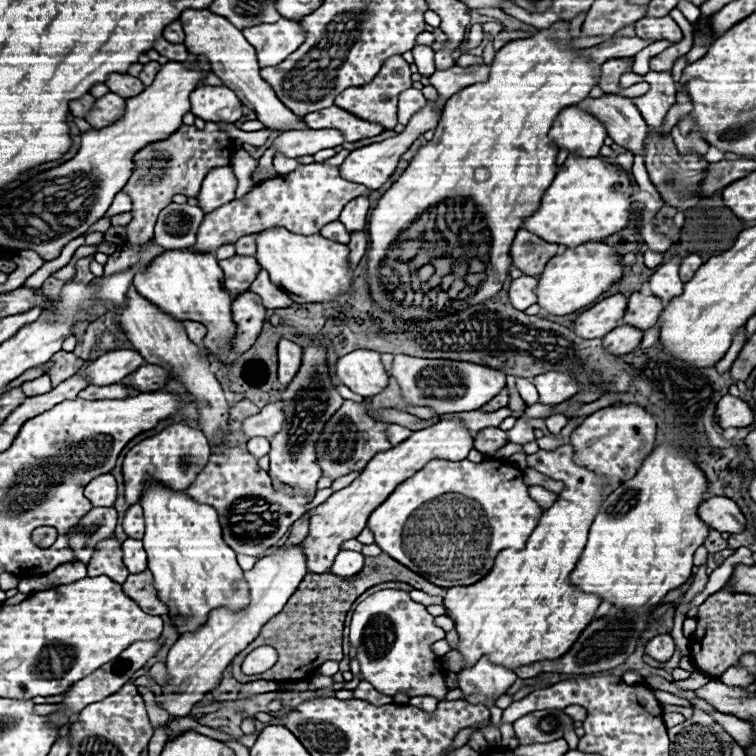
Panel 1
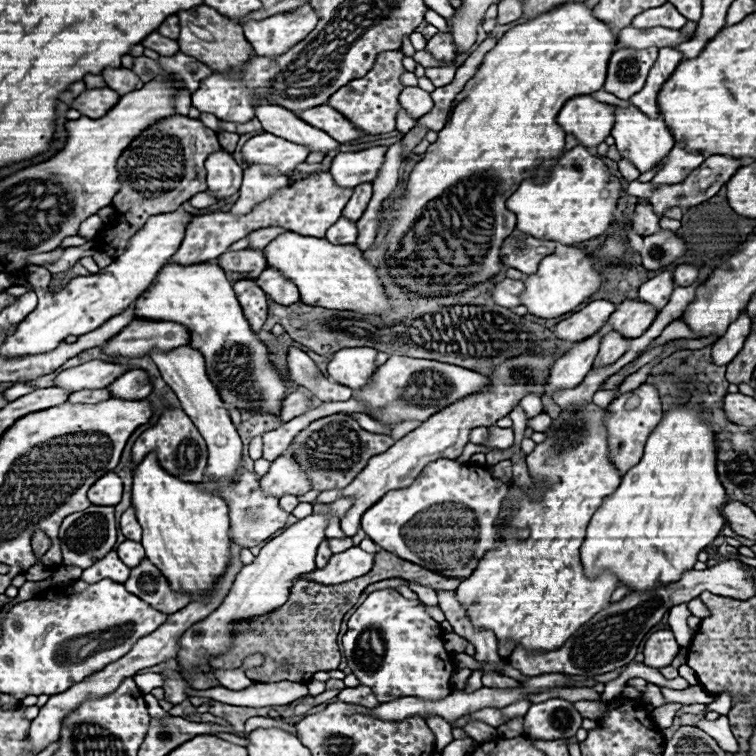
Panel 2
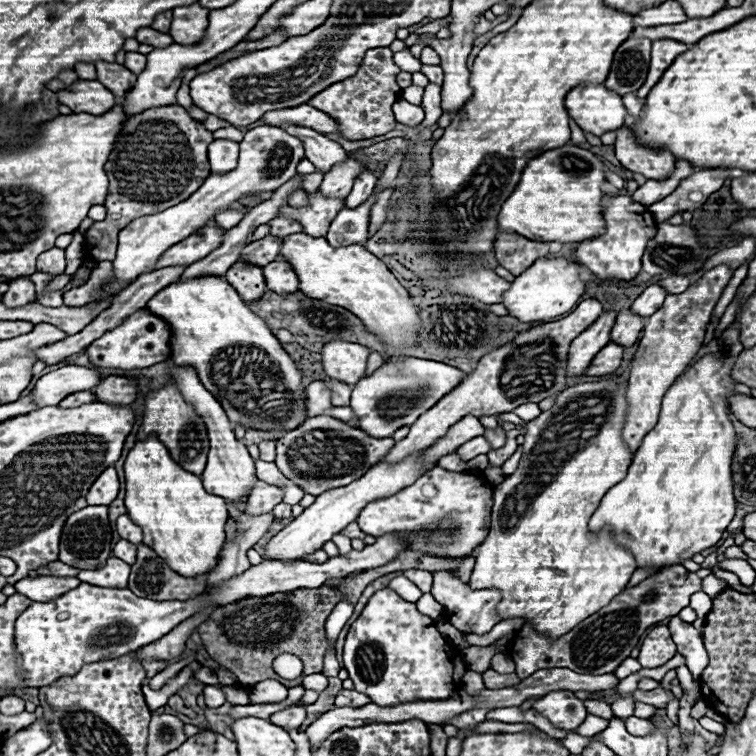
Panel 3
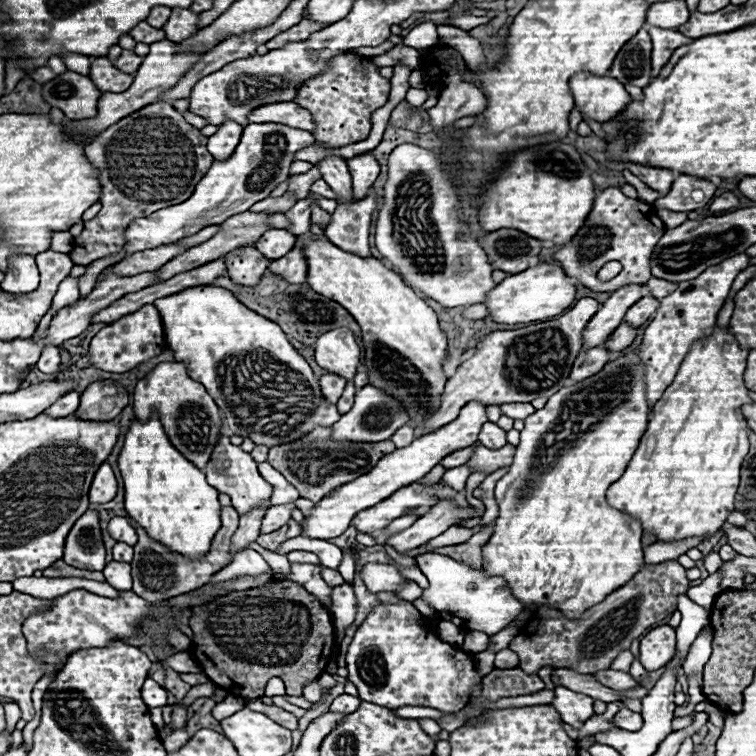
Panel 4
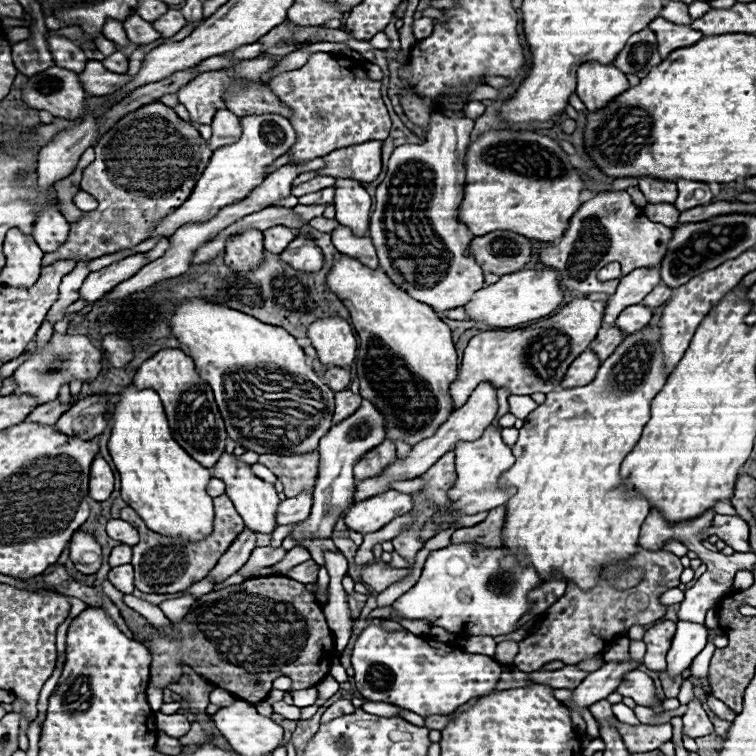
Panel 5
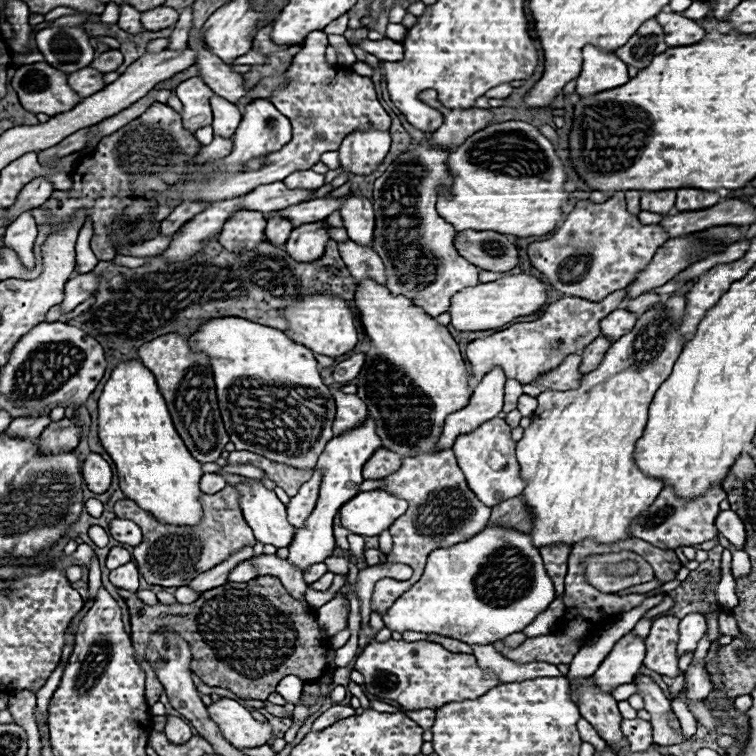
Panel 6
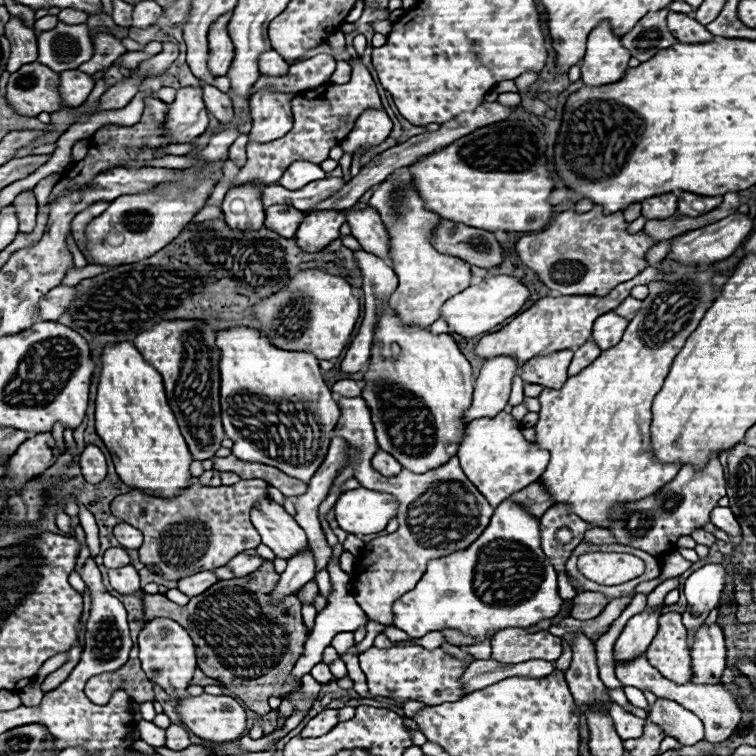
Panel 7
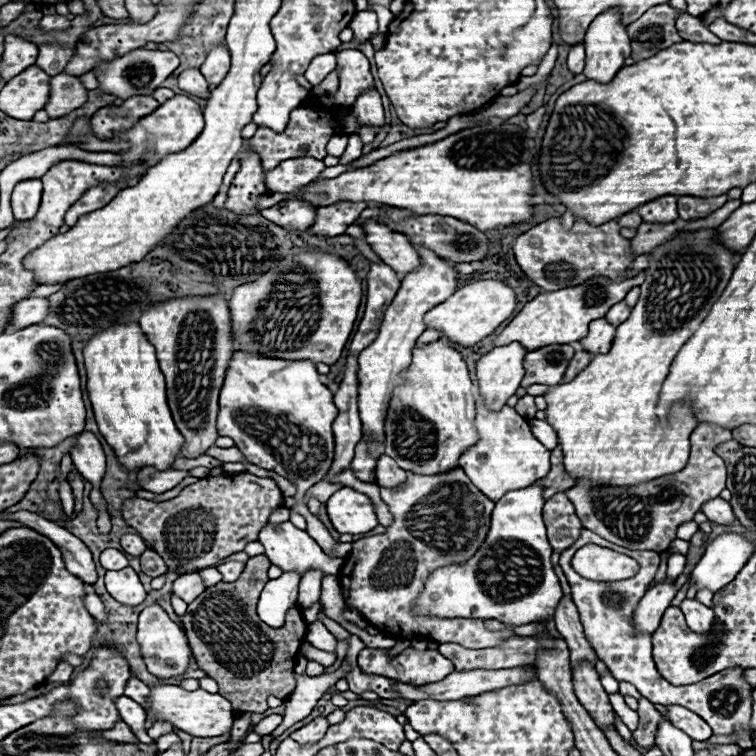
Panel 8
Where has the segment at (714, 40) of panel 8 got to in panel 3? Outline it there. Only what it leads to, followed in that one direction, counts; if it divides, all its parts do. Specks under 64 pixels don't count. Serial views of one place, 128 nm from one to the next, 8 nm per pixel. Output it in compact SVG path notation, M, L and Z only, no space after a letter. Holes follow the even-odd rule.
M654 40L652 42L652 62L650 62L650 70L648 70L648 78L644 82L644 86L638 90L638 98L642 100L642 104L646 104L646 96L652 90L652 86L658 82L658 78L662 78L664 70L674 62L674 58L682 52L688 50L688 44L682 42L674 42L674 40Z

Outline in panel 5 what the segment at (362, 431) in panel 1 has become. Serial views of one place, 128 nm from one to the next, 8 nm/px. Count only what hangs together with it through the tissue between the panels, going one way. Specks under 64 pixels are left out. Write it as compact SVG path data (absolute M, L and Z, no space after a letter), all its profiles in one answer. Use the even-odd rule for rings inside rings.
M384 440L370 452L366 452L356 464L354 464L354 478L372 478L374 474L380 474L390 462L394 462L396 456L396 446L390 440ZM318 450L310 454L290 454L290 456L262 454L258 462L268 466L278 476L278 480L284 484L284 494L288 498L302 494L302 490L312 492L316 486L320 464Z

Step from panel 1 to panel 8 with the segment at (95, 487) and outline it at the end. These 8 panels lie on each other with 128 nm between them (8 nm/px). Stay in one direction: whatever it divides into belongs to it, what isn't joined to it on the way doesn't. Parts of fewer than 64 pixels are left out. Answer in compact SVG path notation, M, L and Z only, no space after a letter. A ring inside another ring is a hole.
M86 430L80 432L76 438L78 438L76 444L70 448L74 466L88 482L92 482L94 486L100 486L102 476L106 472L106 458L104 458L102 444L92 432L86 432Z

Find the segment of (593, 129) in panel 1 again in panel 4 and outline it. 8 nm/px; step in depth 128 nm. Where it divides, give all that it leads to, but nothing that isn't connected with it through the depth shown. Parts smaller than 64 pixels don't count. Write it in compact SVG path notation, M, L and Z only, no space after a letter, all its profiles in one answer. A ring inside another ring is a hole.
M586 72L570 78L570 90L576 108L586 118L600 124L616 118L632 100L624 86L616 82L616 78L594 76Z

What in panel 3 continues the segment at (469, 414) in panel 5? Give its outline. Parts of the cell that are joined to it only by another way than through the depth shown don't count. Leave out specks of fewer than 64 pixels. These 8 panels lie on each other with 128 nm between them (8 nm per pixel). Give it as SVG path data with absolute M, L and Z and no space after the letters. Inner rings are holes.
M466 416L466 418L462 418L462 422L454 424L454 428L450 428L450 432L444 438L440 438L434 446L430 446L422 454L406 458L404 462L394 464L394 466L376 464L362 478L354 480L352 484L328 490L326 494L320 494L312 506L308 506L298 518L294 518L282 532L278 532L266 544L266 554L262 558L264 560L280 560L280 562L306 560L308 554L312 554L314 550L320 550L328 540L332 540L334 534L342 532L350 522L354 522L358 518L360 510L366 504L370 504L378 498L386 498L390 494L396 494L398 490L414 484L418 480L418 476L422 476L426 466L434 464L438 458L442 458L446 454L452 454L454 450L458 450L458 446L462 446L462 442L468 442L470 438L476 438L476 436L482 436L482 434L484 434L484 426L480 424L480 420L472 418L472 416Z

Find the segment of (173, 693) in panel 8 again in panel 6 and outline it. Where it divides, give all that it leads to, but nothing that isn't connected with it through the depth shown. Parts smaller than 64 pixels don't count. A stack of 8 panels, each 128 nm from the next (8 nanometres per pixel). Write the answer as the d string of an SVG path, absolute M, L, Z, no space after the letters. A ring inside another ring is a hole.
M222 698L210 704L208 714L234 748L258 748L272 740L272 726L268 722L256 722L250 710L236 700Z

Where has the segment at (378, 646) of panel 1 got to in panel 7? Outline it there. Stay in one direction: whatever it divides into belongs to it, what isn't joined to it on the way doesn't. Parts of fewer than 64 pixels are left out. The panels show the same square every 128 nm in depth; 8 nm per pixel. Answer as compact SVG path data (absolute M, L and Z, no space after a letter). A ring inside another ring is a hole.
M392 646L392 648L368 648L360 654L360 668L368 680L370 696L386 696L398 702L416 700L426 706L442 702L458 702L468 692L460 682L470 662L458 662L454 656L446 656L442 648L426 650L422 646Z

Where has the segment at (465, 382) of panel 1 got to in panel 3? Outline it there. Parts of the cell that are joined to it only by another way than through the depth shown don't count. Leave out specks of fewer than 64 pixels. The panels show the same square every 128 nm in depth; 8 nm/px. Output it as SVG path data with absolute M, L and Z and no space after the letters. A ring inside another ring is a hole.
M392 358L388 364L380 366L374 374L362 378L354 386L350 406L360 420L360 430L366 430L376 438L392 436L398 426L414 424L414 420L430 410L434 402L452 392L464 378L466 372L454 366L446 366L444 362L422 358Z

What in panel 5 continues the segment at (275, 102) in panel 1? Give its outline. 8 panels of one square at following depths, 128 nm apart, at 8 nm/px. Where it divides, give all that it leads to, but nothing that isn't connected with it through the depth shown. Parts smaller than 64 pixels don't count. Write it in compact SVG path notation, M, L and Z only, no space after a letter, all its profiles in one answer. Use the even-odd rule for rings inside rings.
M168 10L166 16L158 18L156 22L152 22L152 26L164 36L164 38L172 38L174 34L178 34L184 26L186 26L186 18L182 16L180 10ZM336 178L334 206L336 206L336 220L340 224L350 226L356 234L368 232L370 196L360 182L352 178Z

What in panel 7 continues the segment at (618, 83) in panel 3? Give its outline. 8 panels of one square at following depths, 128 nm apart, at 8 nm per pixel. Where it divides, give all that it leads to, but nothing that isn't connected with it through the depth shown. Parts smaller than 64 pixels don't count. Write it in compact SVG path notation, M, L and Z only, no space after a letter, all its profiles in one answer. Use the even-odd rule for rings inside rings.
M668 10L646 14L646 18L642 18L642 22L634 26L634 30L630 30L626 36L620 38L622 46L630 50L630 54L640 62L650 60L660 50L666 50L672 44L676 44L674 36L666 28L666 14Z

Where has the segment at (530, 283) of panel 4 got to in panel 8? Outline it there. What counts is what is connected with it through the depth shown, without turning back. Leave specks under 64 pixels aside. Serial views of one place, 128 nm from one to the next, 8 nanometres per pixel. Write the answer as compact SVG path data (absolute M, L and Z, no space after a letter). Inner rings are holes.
M478 280L470 282L468 286L462 286L446 302L428 310L424 322L428 328L442 330L444 340L462 346L472 346L482 338L486 338L488 334L492 334L512 314L514 308L516 308L516 294L508 284L500 280Z

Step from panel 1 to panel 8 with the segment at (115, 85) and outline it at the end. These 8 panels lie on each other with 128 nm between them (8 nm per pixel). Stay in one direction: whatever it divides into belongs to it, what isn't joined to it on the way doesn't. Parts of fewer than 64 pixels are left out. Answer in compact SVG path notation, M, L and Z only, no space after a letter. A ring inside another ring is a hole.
M56 74L52 76L50 82L50 98L48 104L44 106L44 110L48 112L50 118L58 118L64 116L76 108L80 108L86 100L88 100L88 90L82 86L78 76L70 76L70 74Z

